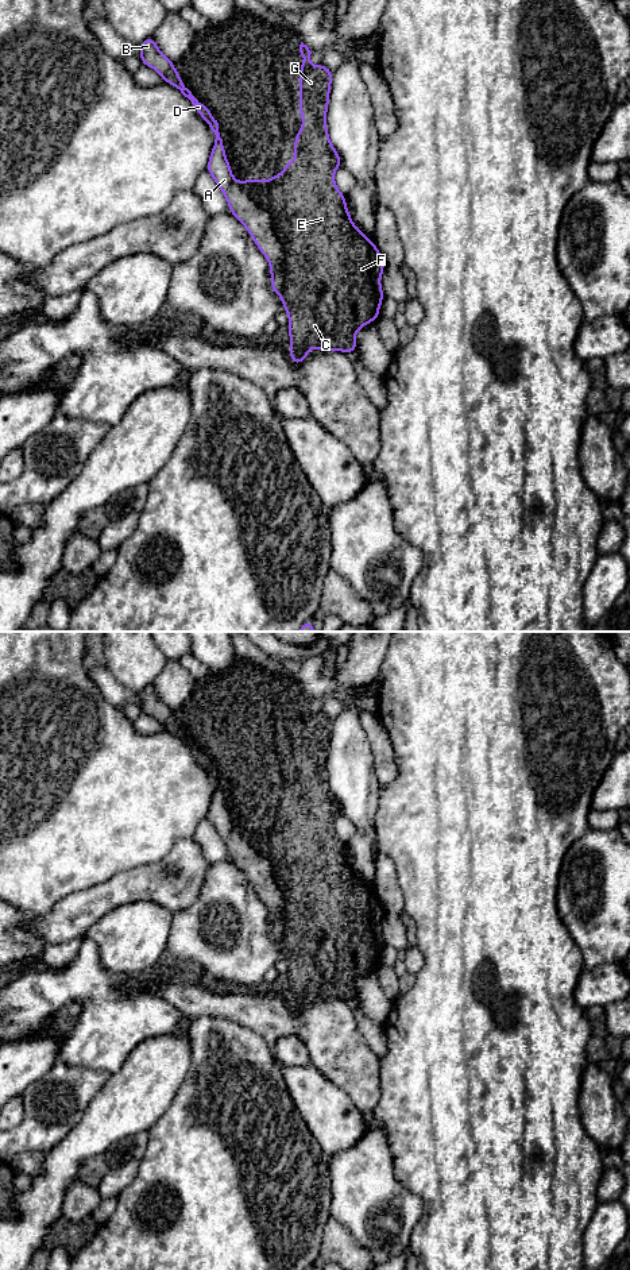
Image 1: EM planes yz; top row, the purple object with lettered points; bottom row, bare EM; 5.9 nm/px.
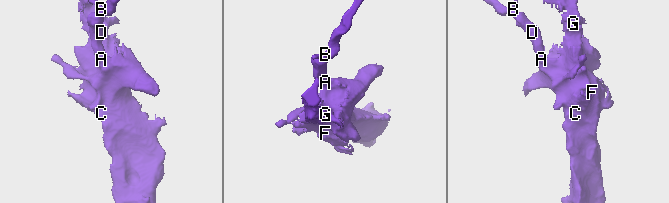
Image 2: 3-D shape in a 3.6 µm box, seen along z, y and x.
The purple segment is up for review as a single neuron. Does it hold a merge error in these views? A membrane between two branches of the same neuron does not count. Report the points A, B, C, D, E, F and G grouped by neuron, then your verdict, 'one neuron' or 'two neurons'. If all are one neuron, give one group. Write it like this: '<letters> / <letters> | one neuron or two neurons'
A B D / C E F G | two neurons

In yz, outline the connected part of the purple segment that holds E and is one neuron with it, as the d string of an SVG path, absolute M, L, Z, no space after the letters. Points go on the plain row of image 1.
M301 690L299 700L304 705L304 710L299 714L299 765L305 768L304 772L299 773L299 781L294 784L294 808L285 812L283 819L275 822L271 827L244 827L240 829L240 834L247 839L247 842L263 857L266 857L273 866L274 877L278 883L281 892L283 893L283 910L282 910L282 922L283 922L283 935L285 939L282 942L282 956L287 960L289 972L287 977L290 981L290 1008L293 1012L302 1011L309 999L316 995L322 999L341 999L356 1000L356 978L366 974L371 969L380 966L379 957L380 951L384 947L383 937L380 934L380 924L384 919L384 907L379 900L375 891L372 891L352 869L351 862L347 856L345 844L337 837L335 831L335 819L337 815L343 814L341 804L333 795L329 788L329 780L326 775L326 758L329 754L329 742L333 719L329 718L325 713L320 711L317 714L310 713L310 702L312 699L306 692Z

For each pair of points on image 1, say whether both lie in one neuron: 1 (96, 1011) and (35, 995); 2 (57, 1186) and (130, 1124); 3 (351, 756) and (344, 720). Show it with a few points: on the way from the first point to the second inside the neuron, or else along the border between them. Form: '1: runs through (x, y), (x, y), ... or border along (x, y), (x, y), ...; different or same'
1: runs through (81, 996), (50, 995); same
2: runs through (65, 1165), (108, 1124); same
3: runs through (350, 747), (347, 729); same

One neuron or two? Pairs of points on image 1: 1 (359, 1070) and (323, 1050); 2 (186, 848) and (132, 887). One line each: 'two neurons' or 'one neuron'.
1: one neuron
2: one neuron

